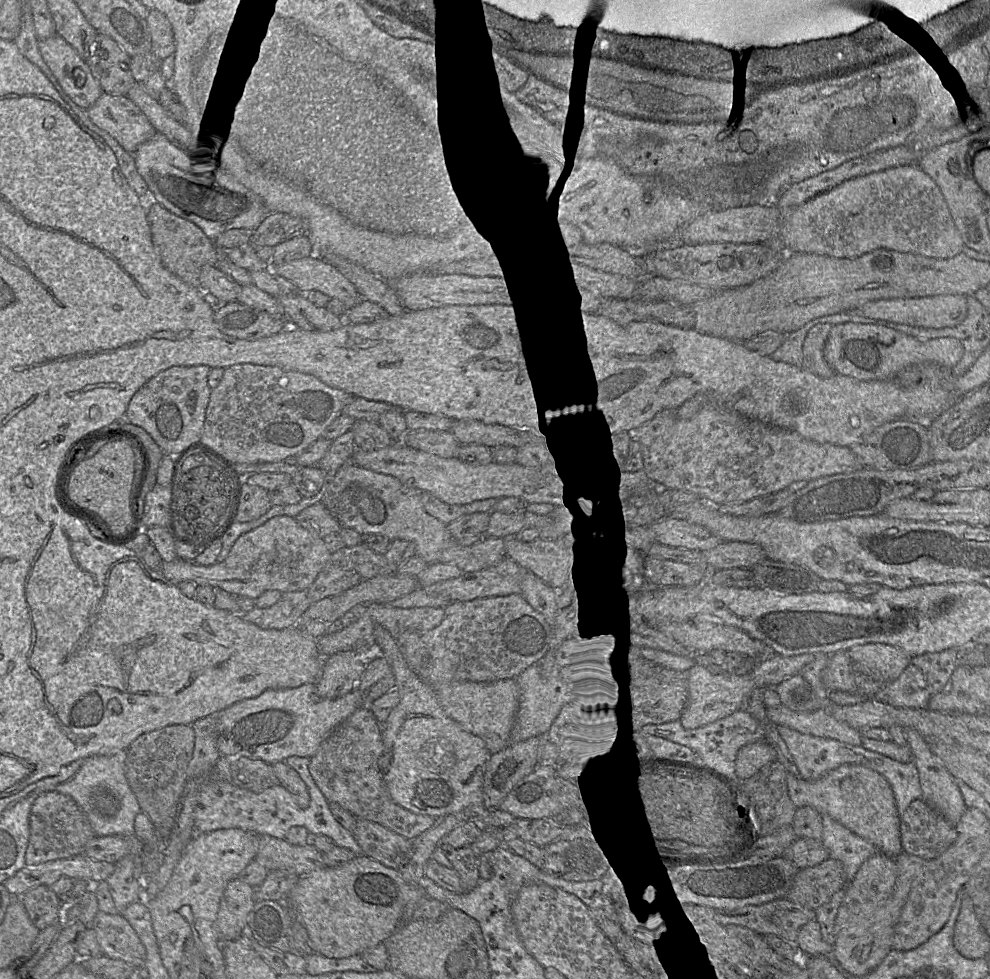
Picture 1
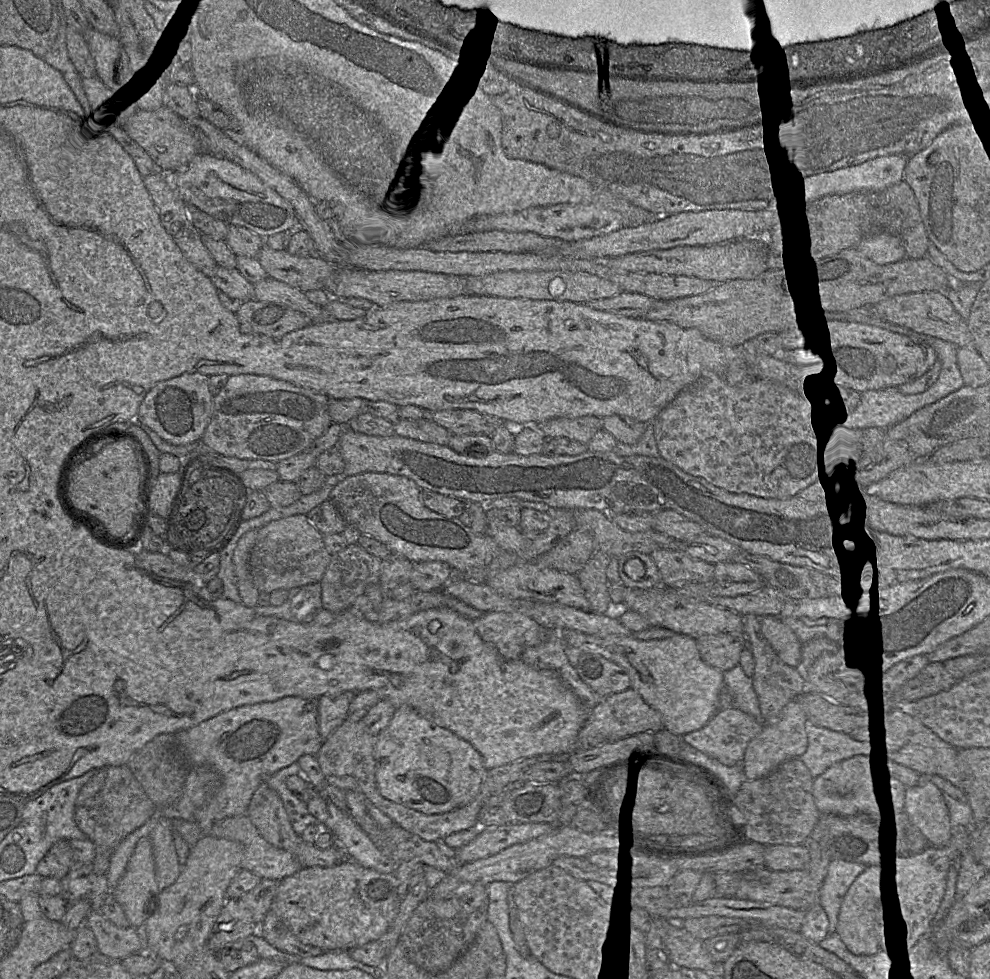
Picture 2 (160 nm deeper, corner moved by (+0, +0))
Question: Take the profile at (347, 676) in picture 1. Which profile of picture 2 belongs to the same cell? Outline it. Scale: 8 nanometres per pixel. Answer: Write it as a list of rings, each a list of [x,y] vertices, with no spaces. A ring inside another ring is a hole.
[[[345,692],[337,696],[321,696],[317,699],[318,730],[323,741],[347,719],[349,705],[354,696],[353,692]]]

